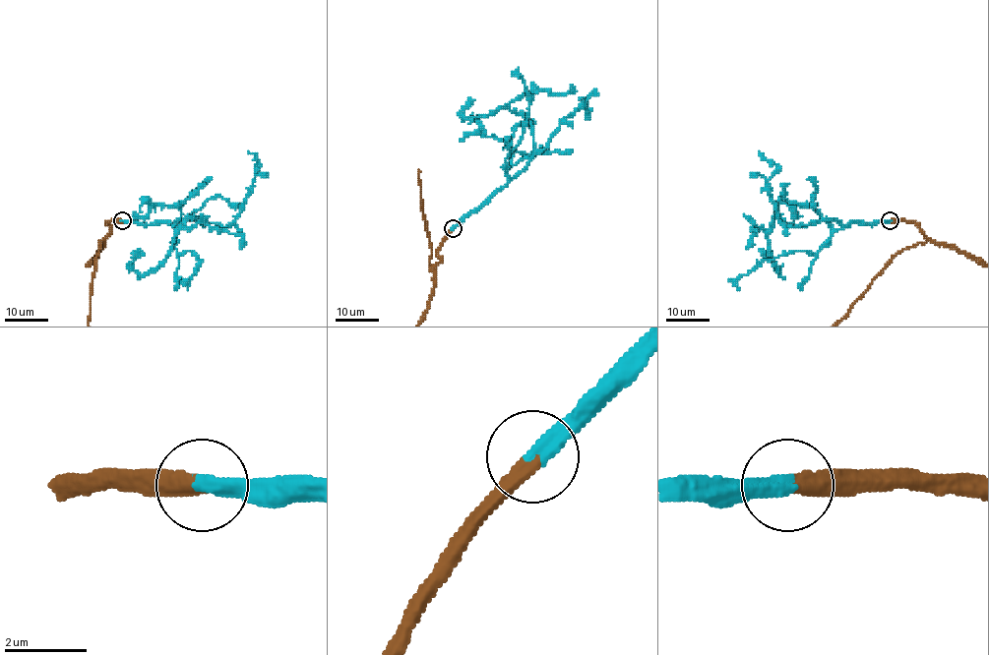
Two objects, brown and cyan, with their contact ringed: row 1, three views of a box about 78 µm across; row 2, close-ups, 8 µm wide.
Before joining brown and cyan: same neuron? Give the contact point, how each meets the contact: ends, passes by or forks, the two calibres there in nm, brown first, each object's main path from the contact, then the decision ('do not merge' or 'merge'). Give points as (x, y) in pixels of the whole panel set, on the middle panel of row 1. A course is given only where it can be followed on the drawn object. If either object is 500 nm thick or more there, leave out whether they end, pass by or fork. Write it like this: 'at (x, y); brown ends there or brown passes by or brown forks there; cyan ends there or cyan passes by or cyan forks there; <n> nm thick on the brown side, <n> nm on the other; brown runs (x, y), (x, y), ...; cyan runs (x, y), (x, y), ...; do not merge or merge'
at (453, 228); brown ends there; cyan ends there; 400 nm thick on the brown side, 420 nm on the other; cyan runs (453, 228), (511, 180), (535, 150), (525, 118), (507, 105), (464, 118), (462, 112), (468, 98); merge

